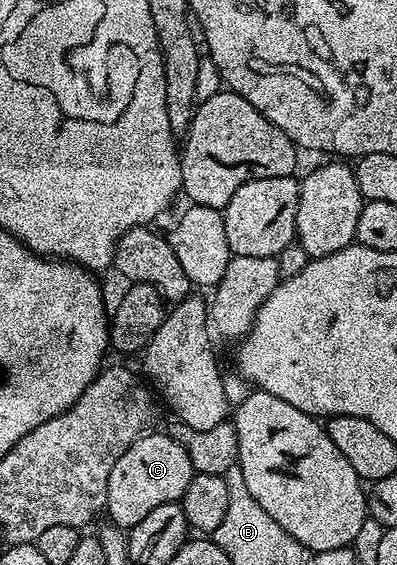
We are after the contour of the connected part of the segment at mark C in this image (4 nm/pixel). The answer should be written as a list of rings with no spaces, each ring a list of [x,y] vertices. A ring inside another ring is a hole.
[[[146,432],[134,440],[131,448],[127,448],[127,452],[123,452],[123,456],[119,456],[115,468],[111,468],[111,480],[107,480],[107,504],[104,513],[109,514],[108,521],[112,525],[119,526],[128,532],[135,524],[139,524],[139,520],[143,520],[151,512],[155,512],[155,508],[168,502],[180,502],[183,492],[187,492],[187,484],[191,484],[194,473],[187,452],[183,452],[181,445],[170,438],[168,433]]]

